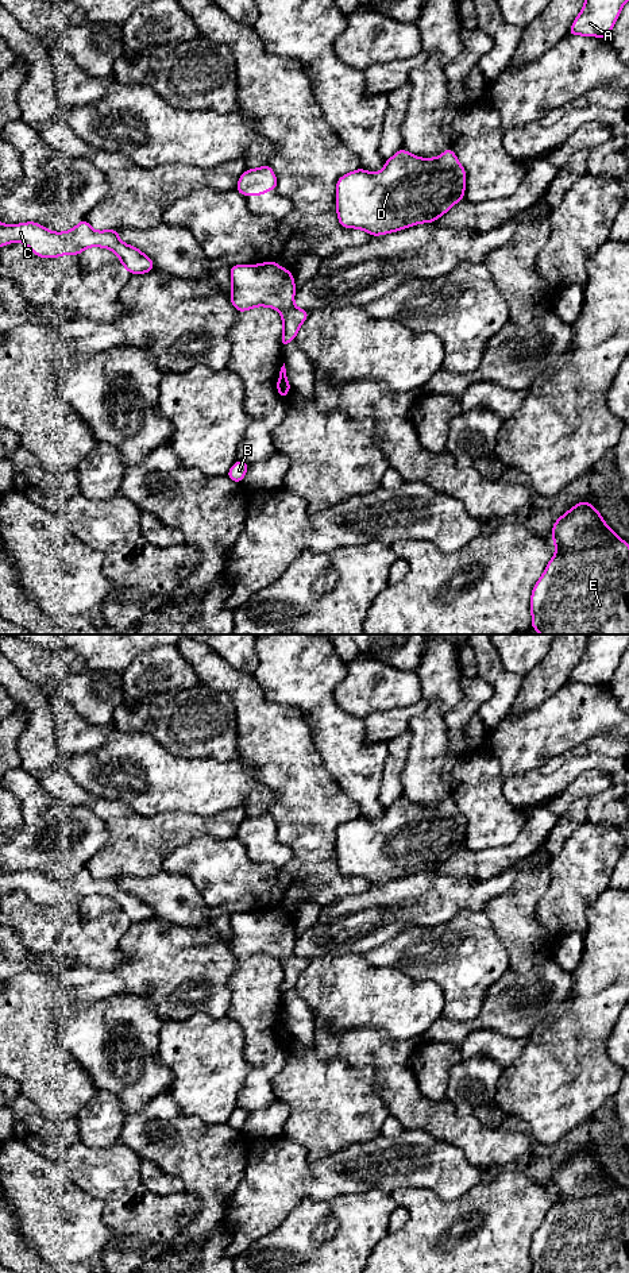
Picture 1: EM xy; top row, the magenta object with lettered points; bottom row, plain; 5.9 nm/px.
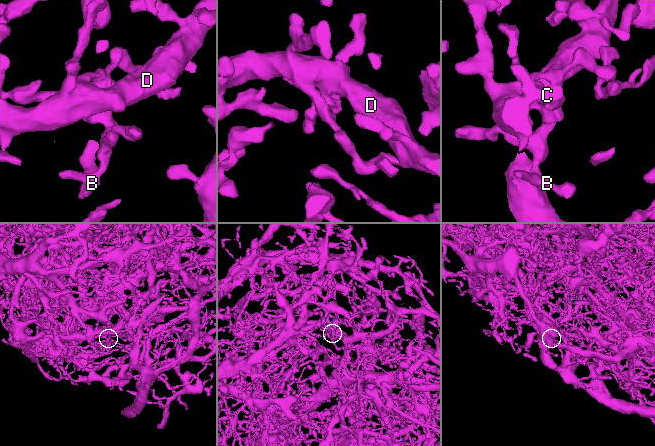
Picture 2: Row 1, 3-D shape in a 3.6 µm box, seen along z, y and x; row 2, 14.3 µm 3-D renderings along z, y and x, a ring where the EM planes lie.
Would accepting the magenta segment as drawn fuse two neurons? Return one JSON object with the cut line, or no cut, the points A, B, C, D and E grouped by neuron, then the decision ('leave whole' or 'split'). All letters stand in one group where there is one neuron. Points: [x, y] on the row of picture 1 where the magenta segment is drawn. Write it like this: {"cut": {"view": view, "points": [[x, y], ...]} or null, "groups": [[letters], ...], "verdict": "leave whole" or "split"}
{"cut": null, "groups": [["A", "B", "C", "D", "E"]], "verdict": "leave whole"}

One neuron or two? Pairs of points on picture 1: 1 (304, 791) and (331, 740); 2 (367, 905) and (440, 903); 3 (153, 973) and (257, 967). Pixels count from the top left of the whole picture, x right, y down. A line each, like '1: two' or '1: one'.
1: two
2: one
3: two

